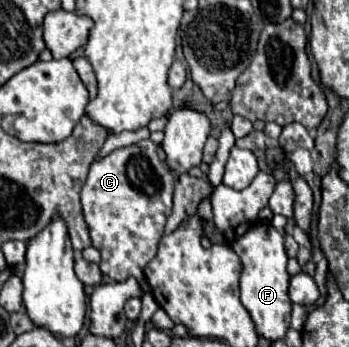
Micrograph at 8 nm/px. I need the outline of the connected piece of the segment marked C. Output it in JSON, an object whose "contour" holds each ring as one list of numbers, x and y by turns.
{"contour":[[152,140,118,148,106,158,92,162,82,188,82,210,92,246,100,250,100,270,114,282,134,276,140,280,144,266,154,258,164,224,172,214,172,194,176,178,158,158]]}

